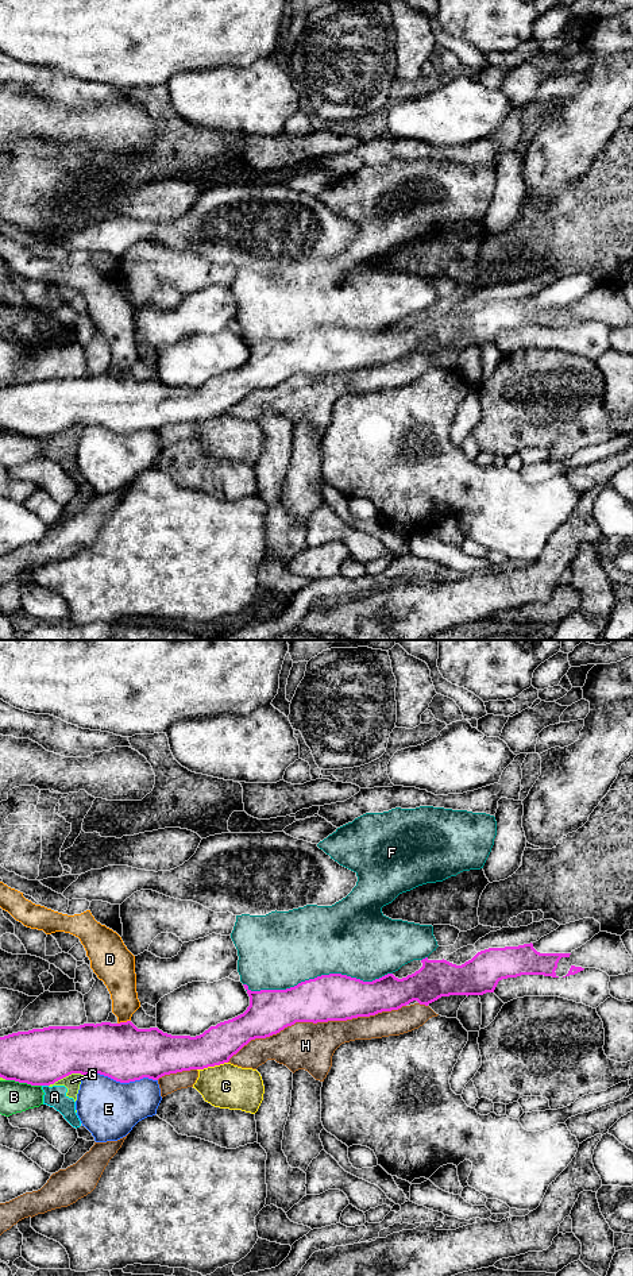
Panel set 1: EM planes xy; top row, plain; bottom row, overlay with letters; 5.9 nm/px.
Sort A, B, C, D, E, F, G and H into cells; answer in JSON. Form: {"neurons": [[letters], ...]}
{"neurons": [["A", "G"], ["B"], ["C"], ["D"], ["E"], ["F"], ["H"]]}

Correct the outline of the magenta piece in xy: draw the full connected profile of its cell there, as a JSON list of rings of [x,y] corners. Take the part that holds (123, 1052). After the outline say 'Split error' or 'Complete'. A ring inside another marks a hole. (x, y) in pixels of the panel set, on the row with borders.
[[[530,942],[518,947],[489,948],[478,952],[462,965],[444,959],[425,957],[421,960],[422,967],[418,971],[402,979],[387,974],[373,982],[363,982],[341,974],[329,974],[286,990],[251,991],[247,984],[243,984],[250,996],[247,1010],[232,1019],[211,1026],[196,1037],[171,1036],[158,1028],[138,1029],[131,1021],[49,1026],[18,1032],[0,1037],[0,1078],[31,1086],[50,1086],[72,1073],[100,1073],[120,1083],[143,1078],[158,1080],[170,1073],[228,1063],[251,1040],[270,1037],[296,1022],[347,1021],[398,1010],[413,1001],[428,1006],[441,996],[483,995],[494,992],[499,980],[521,975],[559,978],[555,972],[557,963],[570,955],[540,953]]]. Complete

